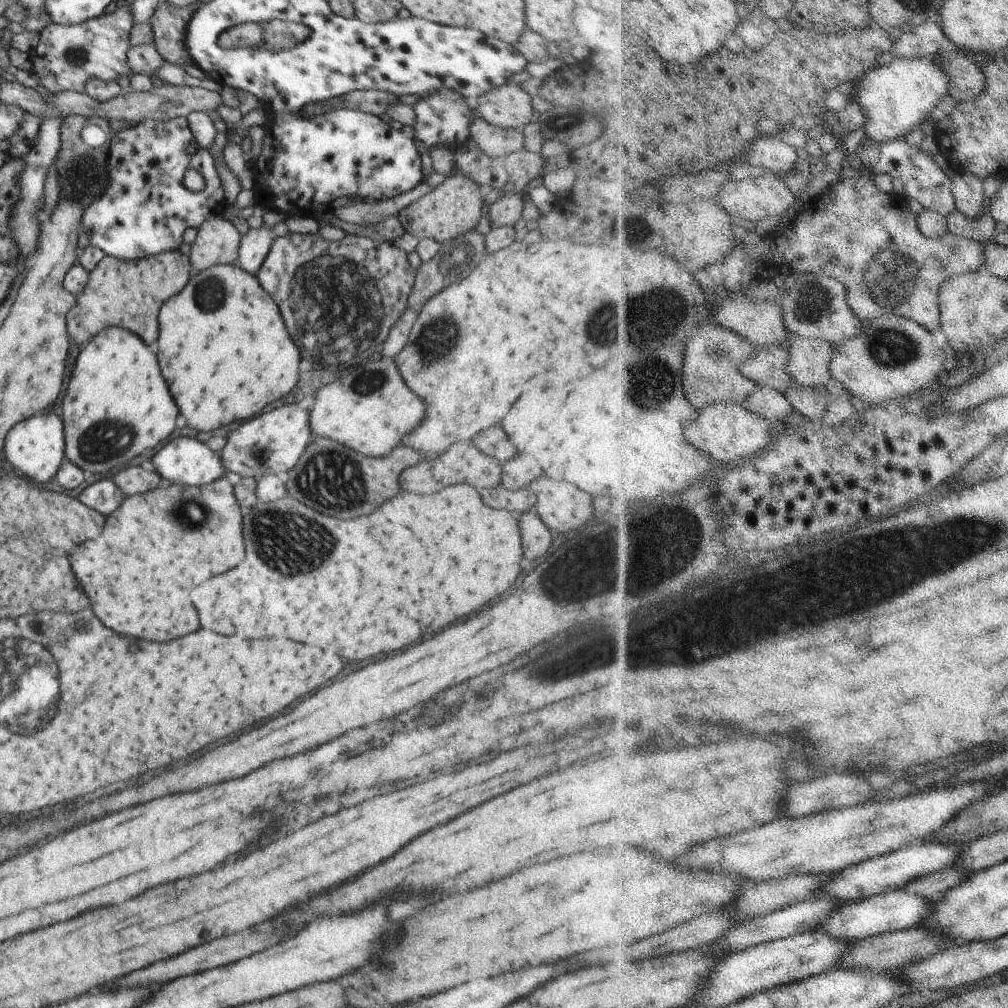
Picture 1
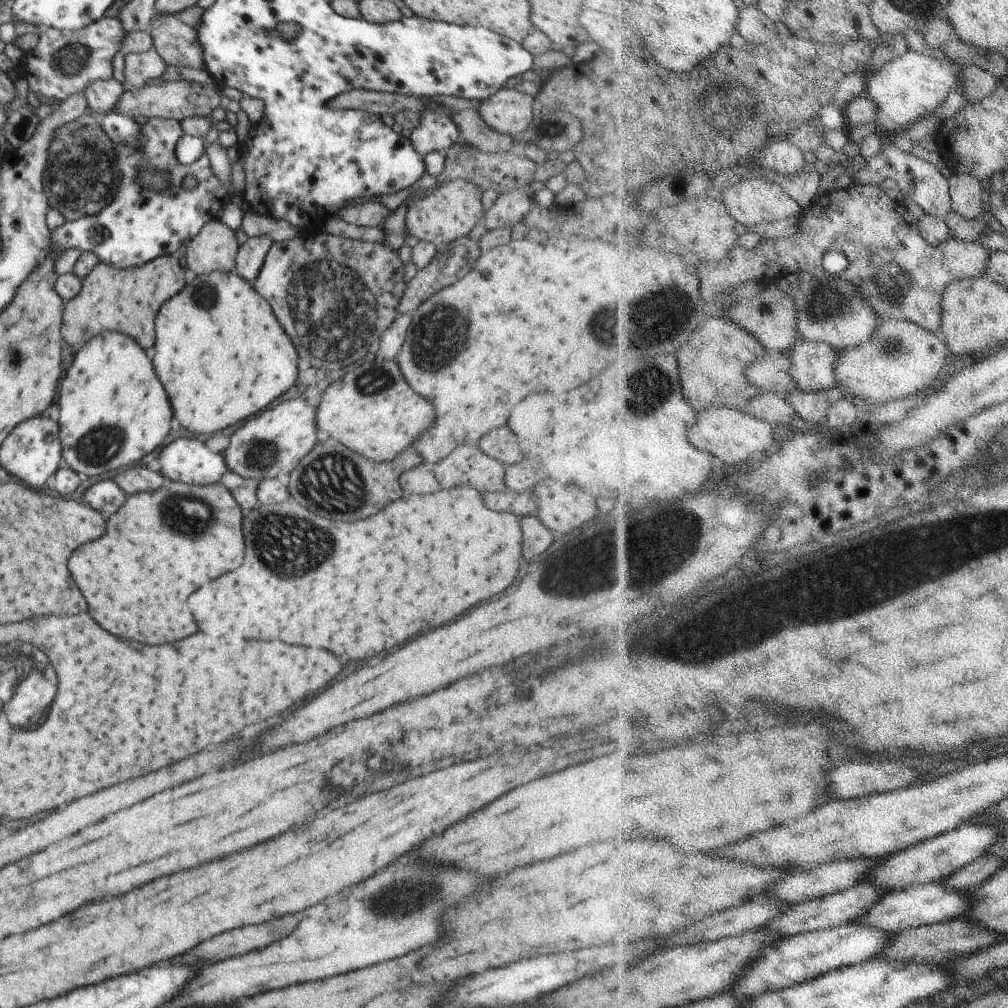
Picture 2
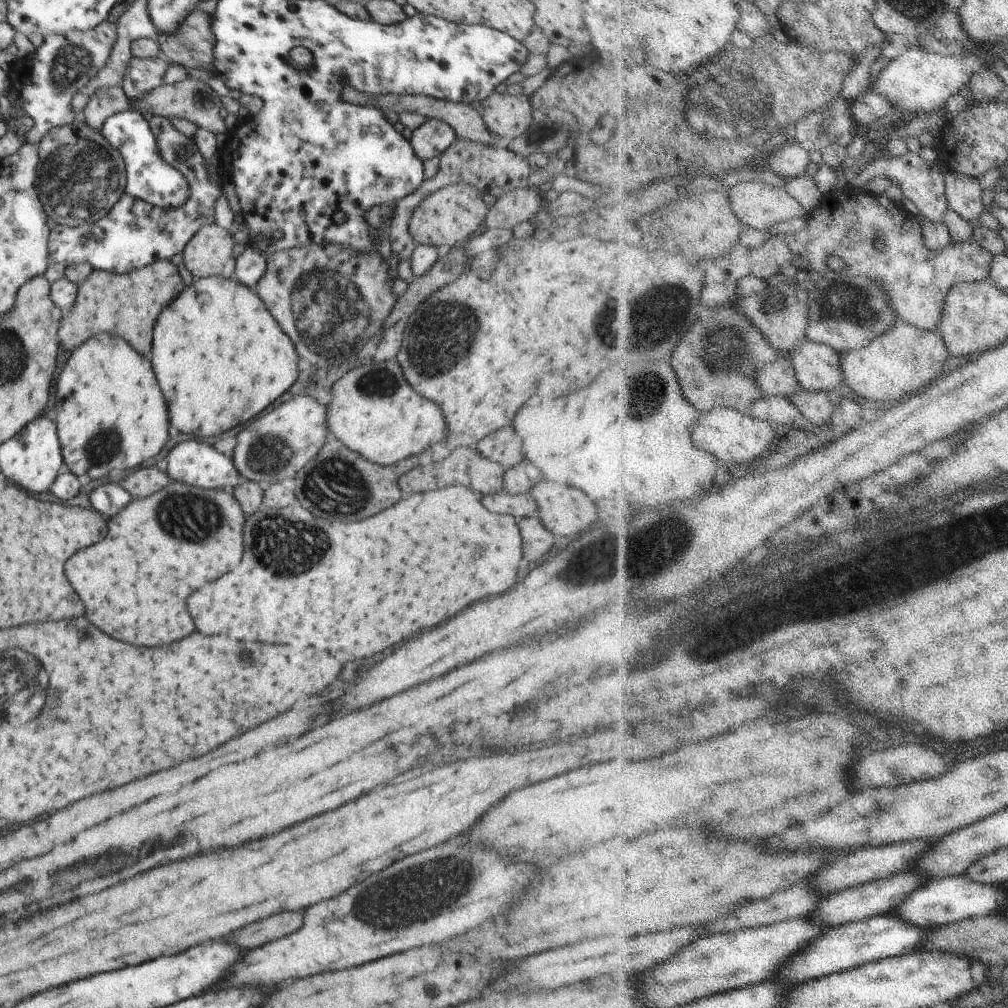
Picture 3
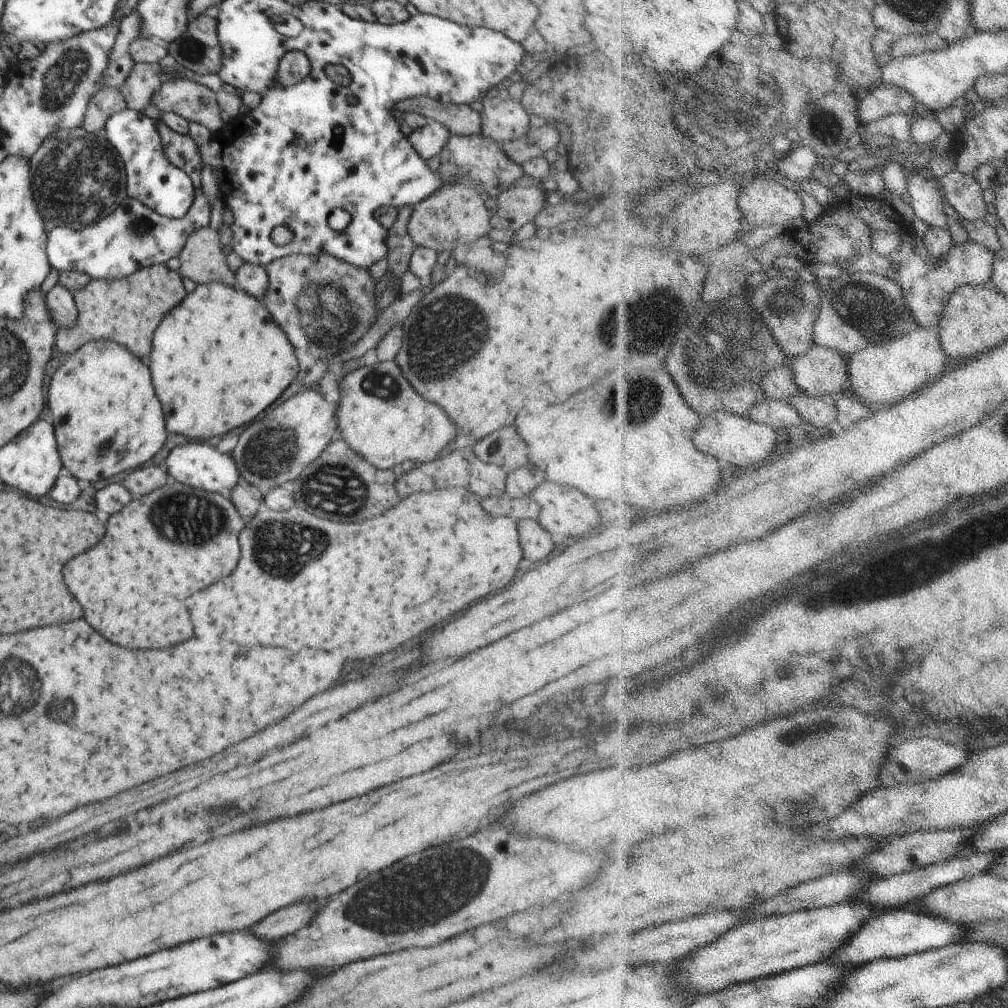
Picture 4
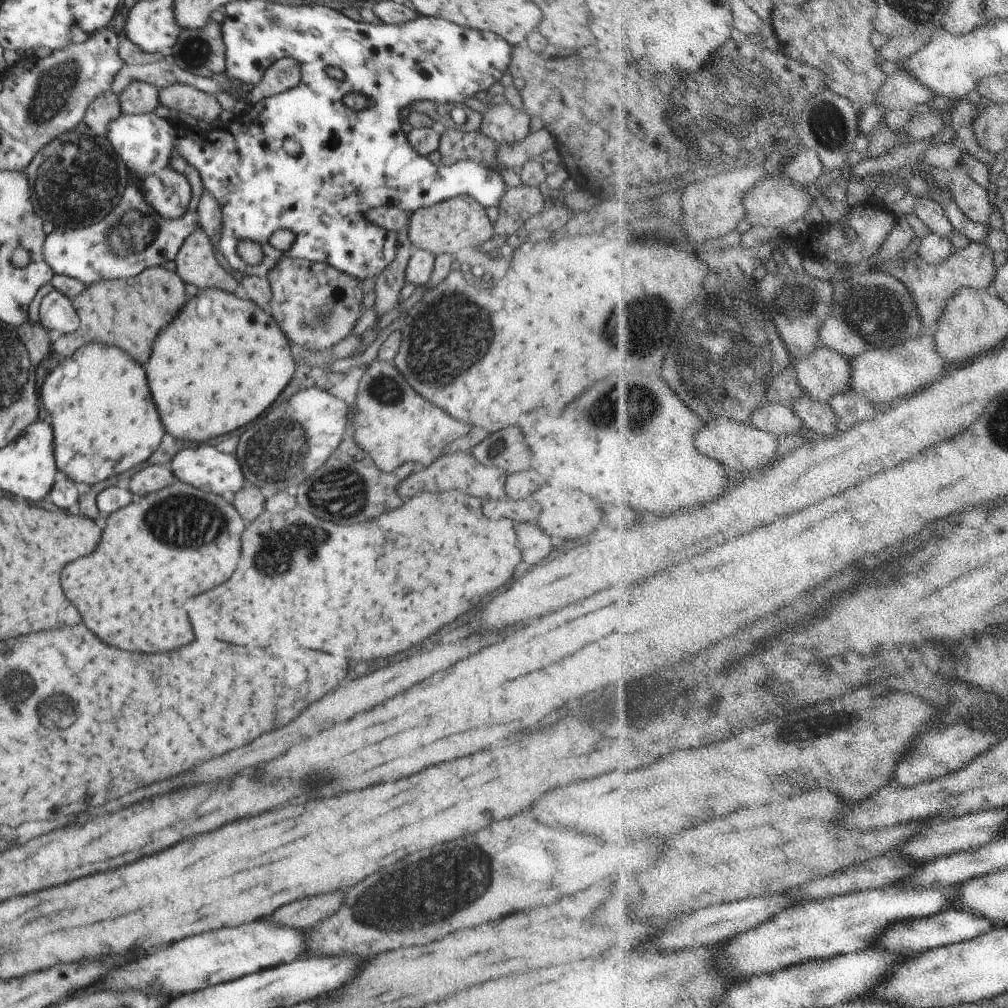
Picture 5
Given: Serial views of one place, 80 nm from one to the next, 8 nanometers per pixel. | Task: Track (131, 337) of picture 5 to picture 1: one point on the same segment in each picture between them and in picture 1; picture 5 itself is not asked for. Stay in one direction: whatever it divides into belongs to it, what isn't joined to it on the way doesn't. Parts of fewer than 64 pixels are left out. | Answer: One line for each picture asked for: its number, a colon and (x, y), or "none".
1: (128, 294)
2: (127, 300)
3: (105, 302)
4: (103, 310)

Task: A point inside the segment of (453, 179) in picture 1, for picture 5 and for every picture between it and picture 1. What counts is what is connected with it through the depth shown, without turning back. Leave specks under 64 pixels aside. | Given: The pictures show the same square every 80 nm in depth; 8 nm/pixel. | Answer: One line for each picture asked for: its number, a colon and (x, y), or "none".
2: (446, 213)
3: (449, 215)
4: (456, 215)
5: (459, 222)

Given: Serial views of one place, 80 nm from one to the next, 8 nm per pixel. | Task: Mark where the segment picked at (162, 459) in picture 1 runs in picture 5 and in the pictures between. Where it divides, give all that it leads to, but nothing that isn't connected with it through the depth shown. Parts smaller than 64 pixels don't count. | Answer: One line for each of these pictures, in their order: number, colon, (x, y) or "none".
2: (187, 460)
3: (196, 463)
4: (199, 465)
5: (211, 470)

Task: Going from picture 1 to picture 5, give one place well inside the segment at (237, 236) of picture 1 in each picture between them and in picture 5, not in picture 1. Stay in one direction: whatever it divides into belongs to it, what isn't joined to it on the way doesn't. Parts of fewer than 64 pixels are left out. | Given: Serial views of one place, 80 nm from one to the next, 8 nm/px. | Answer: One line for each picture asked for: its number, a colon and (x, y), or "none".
2: (214, 248)
3: (209, 252)
4: (201, 259)
5: (196, 262)

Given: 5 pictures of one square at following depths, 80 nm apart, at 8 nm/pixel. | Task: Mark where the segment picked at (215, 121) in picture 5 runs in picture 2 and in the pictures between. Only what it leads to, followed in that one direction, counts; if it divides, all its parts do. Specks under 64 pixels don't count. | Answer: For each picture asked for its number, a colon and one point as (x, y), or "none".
2: (181, 99)
3: (190, 99)
4: (195, 102)

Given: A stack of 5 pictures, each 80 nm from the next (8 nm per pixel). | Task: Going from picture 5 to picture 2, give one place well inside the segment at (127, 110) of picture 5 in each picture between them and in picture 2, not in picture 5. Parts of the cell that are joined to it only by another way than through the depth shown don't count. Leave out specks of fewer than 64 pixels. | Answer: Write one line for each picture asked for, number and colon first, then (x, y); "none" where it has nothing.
2: (140, 68)
3: (143, 74)
4: (144, 80)

